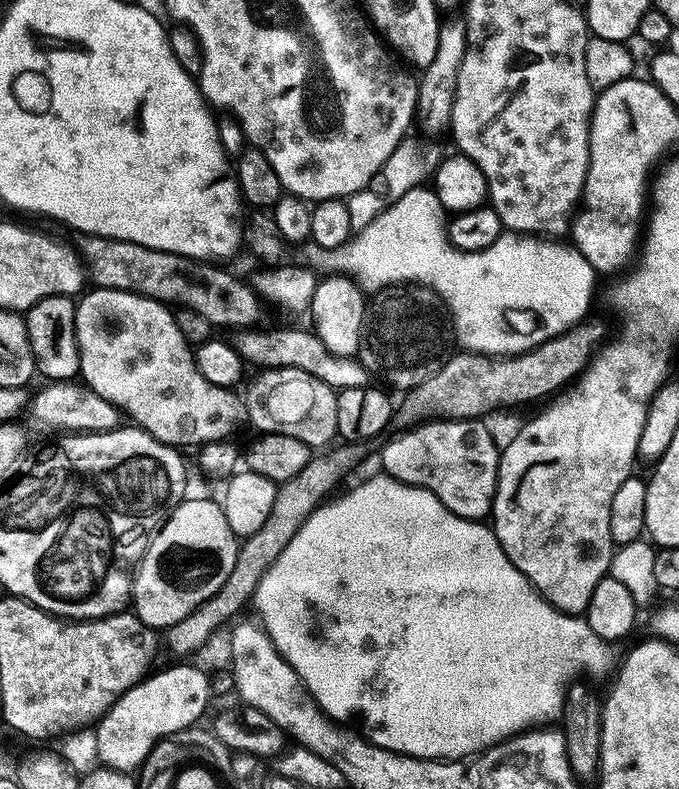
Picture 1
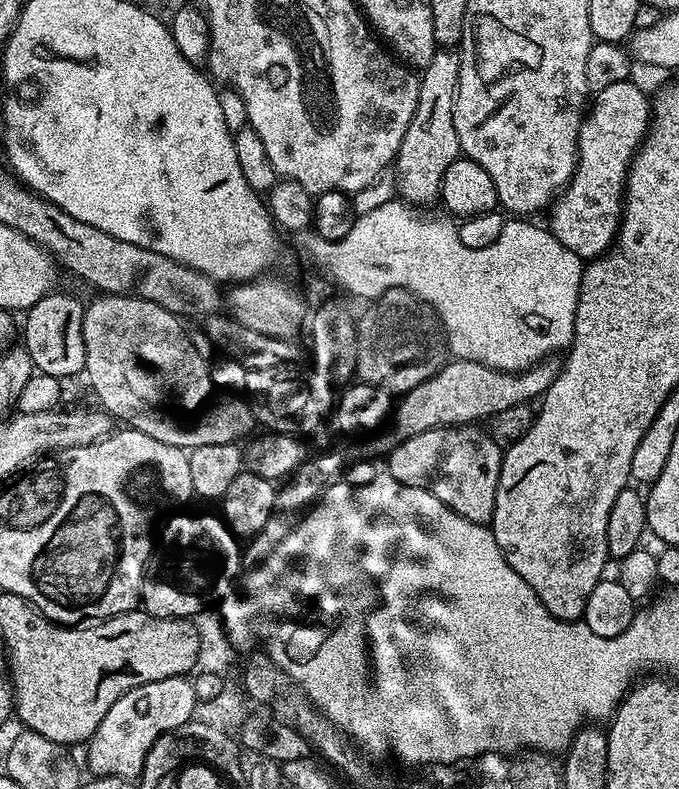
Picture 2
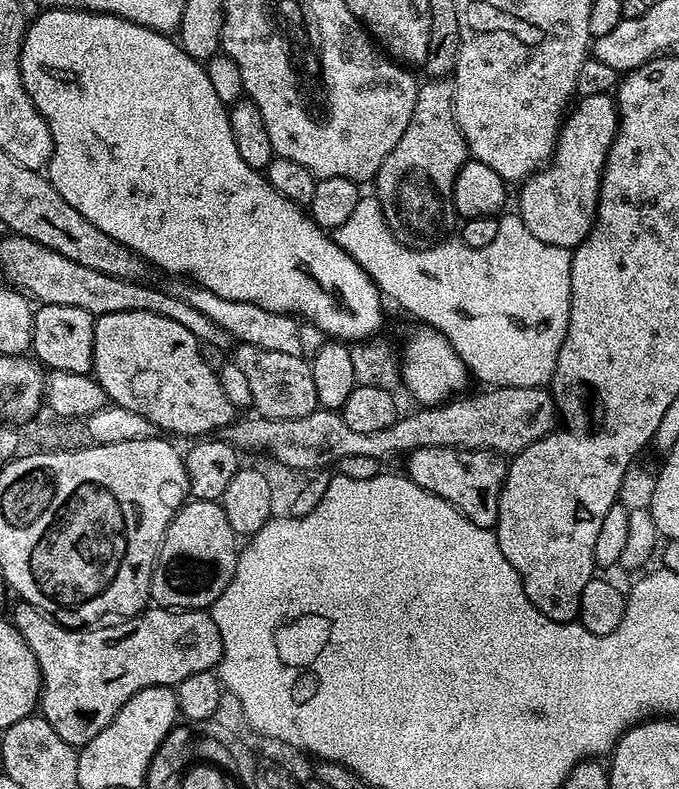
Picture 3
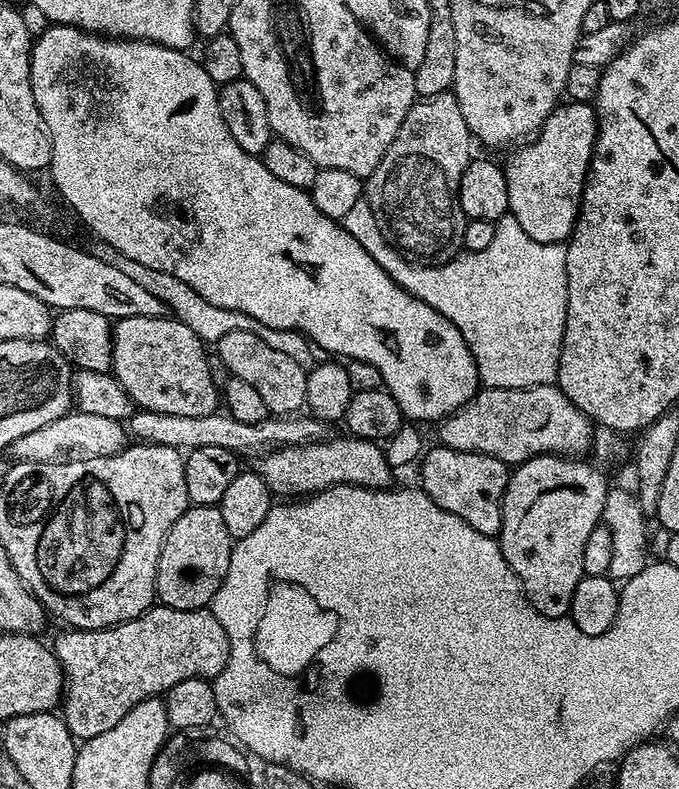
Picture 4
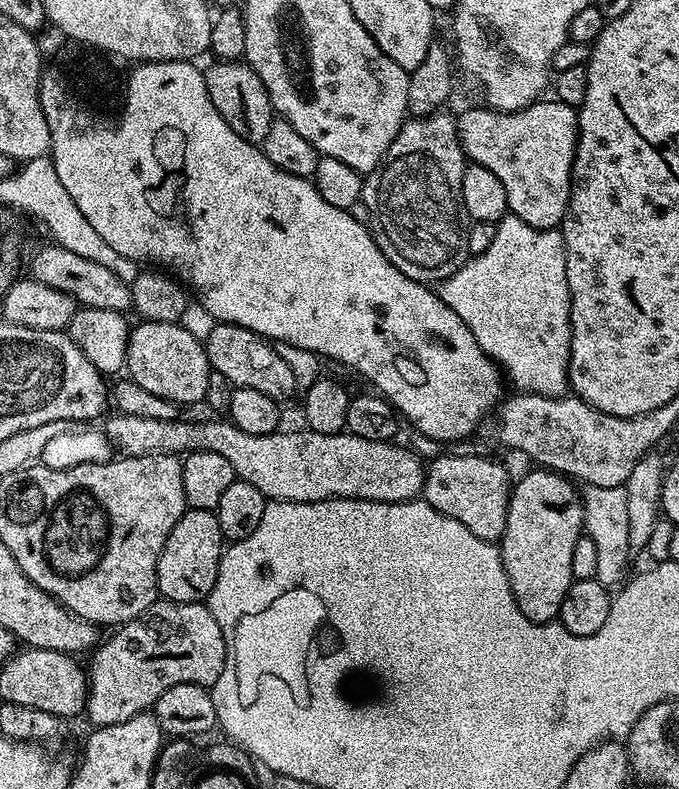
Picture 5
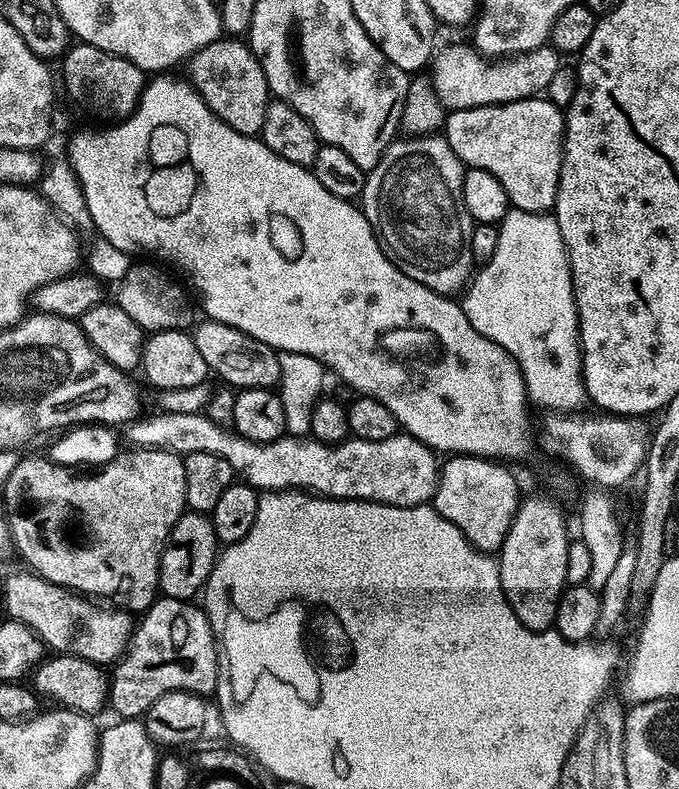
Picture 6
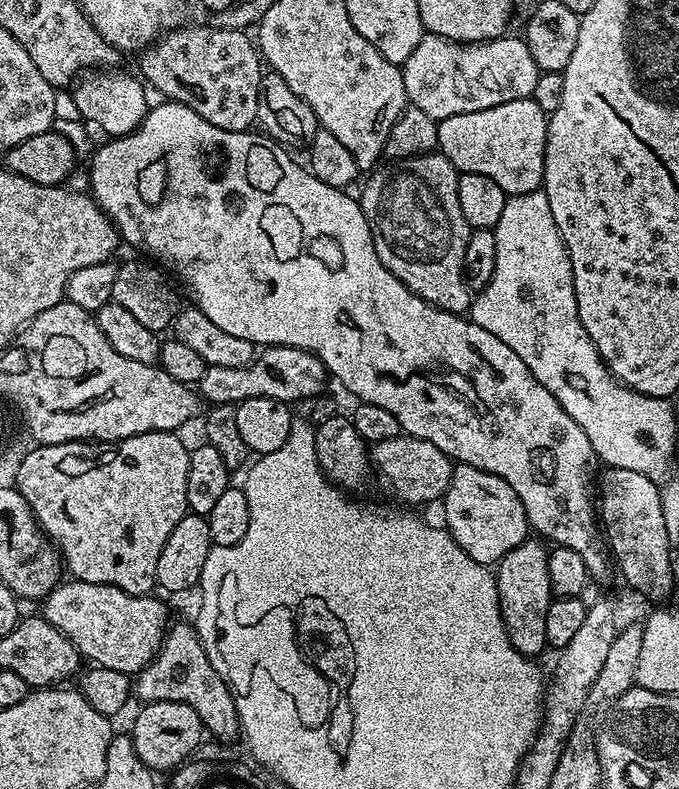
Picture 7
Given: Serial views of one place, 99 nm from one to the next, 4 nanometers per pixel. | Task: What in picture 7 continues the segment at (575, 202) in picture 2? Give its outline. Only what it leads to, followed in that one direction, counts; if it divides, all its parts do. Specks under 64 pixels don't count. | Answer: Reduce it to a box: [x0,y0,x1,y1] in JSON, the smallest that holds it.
[438,98,548,196]

